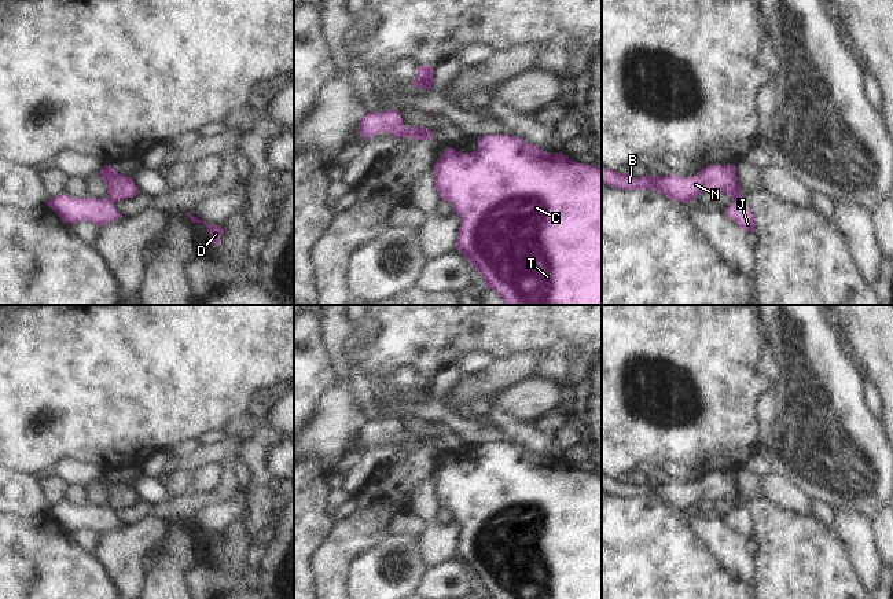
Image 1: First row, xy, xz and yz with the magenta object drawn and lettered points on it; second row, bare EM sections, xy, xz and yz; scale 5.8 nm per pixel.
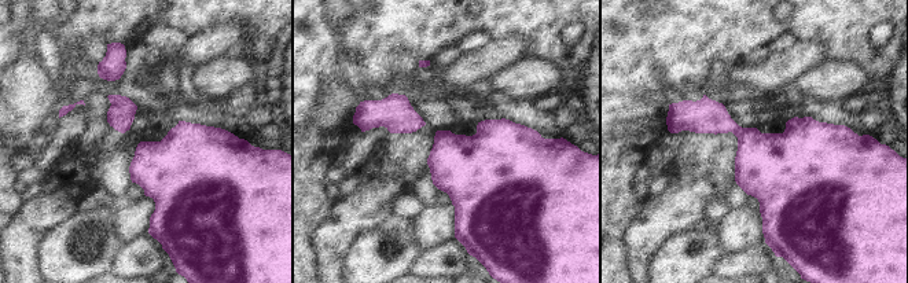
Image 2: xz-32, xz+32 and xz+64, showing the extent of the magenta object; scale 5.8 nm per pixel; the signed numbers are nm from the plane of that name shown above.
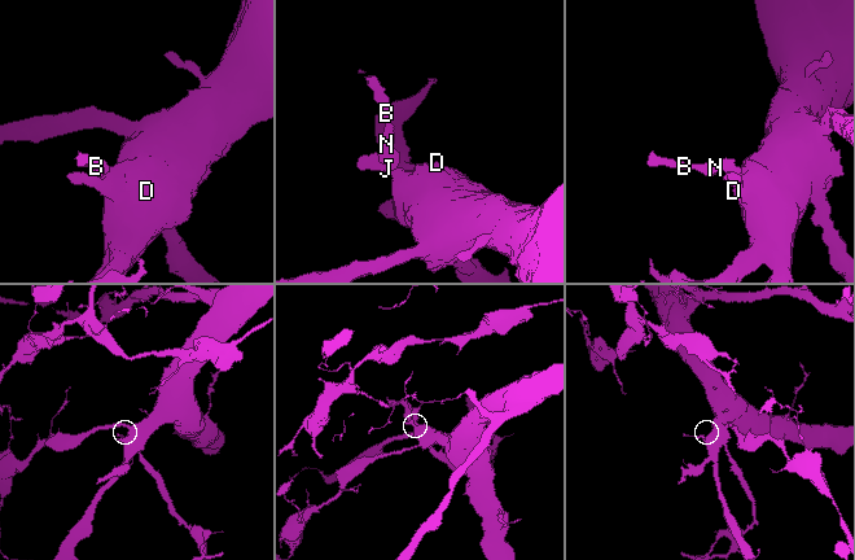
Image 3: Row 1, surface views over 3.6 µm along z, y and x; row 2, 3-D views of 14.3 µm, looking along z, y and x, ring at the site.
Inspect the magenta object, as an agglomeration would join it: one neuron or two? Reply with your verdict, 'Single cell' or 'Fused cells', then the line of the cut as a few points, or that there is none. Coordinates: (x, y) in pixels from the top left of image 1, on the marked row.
Fused cells. Split along xz (418, 128), (421, 139)

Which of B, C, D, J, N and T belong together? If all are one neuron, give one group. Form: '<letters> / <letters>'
B N / C D J T

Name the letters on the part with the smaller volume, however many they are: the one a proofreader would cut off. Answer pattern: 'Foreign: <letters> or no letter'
Foreign: B, N

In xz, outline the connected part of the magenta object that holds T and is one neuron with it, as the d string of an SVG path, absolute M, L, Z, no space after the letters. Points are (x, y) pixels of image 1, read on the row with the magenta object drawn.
M485 135L478 137L478 148L471 154L446 147L434 165L434 187L440 199L452 205L460 216L456 249L468 260L485 279L503 305L602 305L602 169L595 165L577 163L562 152L544 152L540 147L523 139L507 135Z

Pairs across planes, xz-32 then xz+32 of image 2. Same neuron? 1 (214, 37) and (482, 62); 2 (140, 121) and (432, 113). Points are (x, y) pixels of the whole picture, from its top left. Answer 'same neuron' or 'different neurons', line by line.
1: same neuron
2: same neuron

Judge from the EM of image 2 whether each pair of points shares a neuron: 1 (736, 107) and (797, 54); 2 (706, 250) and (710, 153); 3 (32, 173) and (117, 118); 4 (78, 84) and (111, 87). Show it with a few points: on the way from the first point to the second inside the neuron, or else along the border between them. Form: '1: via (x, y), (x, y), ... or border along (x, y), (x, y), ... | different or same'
1: border along (745, 94), (753, 100), (754, 114), (761, 122) | different
2: border along (704, 217), (690, 228), (675, 232) | different
3: border along (54, 166), (46, 177) | different
4: via (87, 85), (103, 87) | same

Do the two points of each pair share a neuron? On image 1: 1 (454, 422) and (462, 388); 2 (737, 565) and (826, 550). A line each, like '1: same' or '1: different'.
1: different
2: different

